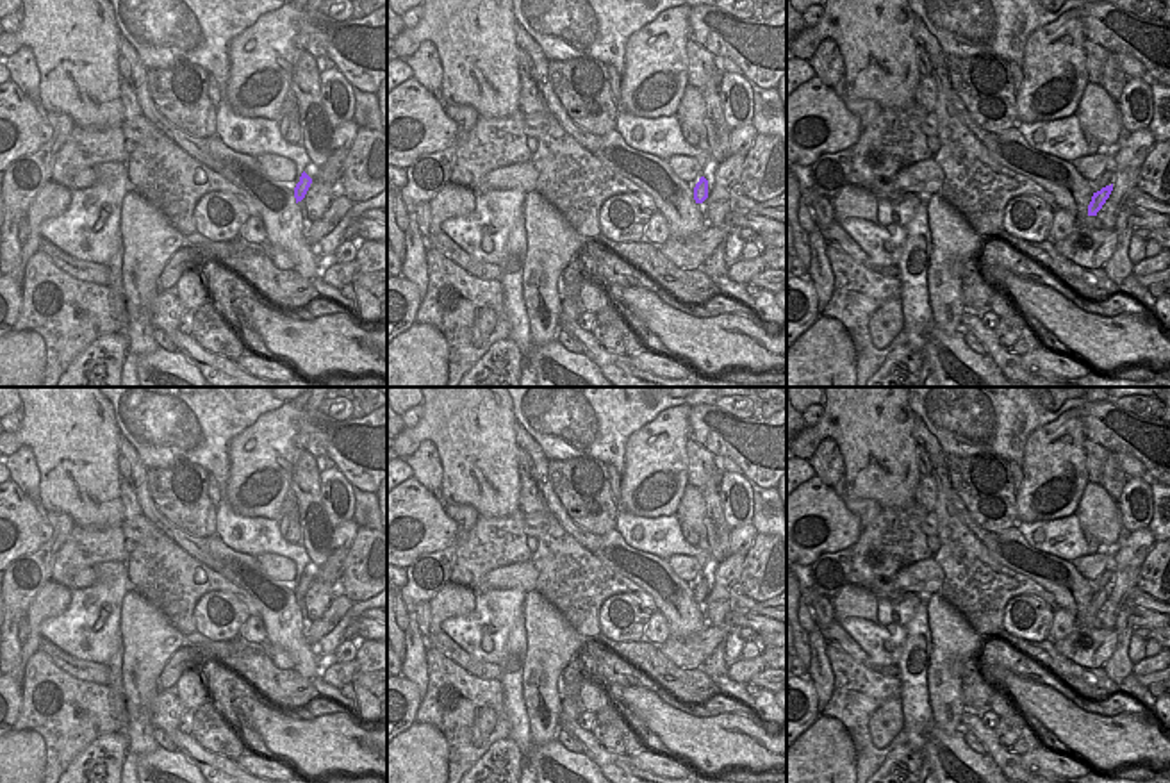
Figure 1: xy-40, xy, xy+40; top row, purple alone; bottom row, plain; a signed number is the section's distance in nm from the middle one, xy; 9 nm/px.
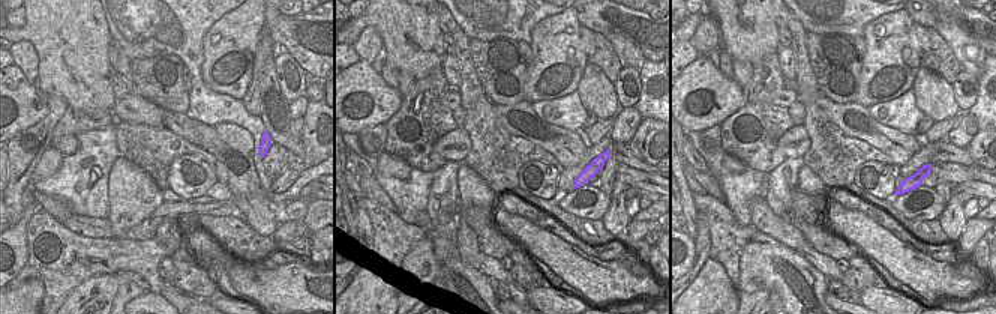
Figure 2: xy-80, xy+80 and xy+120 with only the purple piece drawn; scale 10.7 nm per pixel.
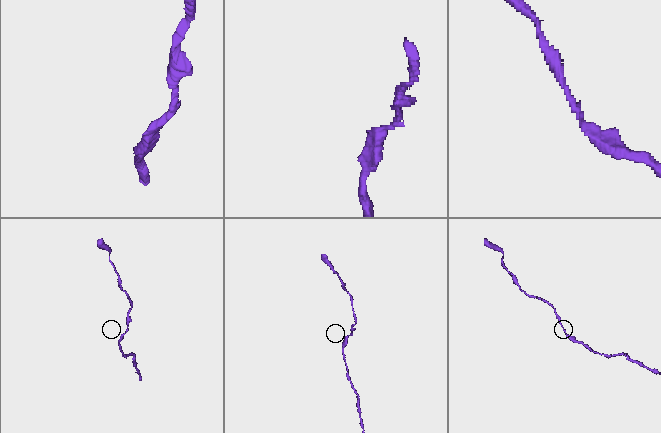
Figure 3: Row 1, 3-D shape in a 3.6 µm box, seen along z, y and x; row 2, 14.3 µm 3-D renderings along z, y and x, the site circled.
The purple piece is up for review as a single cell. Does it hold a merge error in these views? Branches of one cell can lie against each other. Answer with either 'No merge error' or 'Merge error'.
No merge error.

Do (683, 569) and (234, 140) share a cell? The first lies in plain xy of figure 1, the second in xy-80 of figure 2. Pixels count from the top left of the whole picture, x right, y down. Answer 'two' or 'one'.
one

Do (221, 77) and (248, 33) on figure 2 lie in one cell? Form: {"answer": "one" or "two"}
{"answer": "one"}

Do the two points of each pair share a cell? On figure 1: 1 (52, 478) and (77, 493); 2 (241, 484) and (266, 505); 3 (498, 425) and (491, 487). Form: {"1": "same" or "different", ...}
{"1": "same", "2": "same", "3": "same"}

